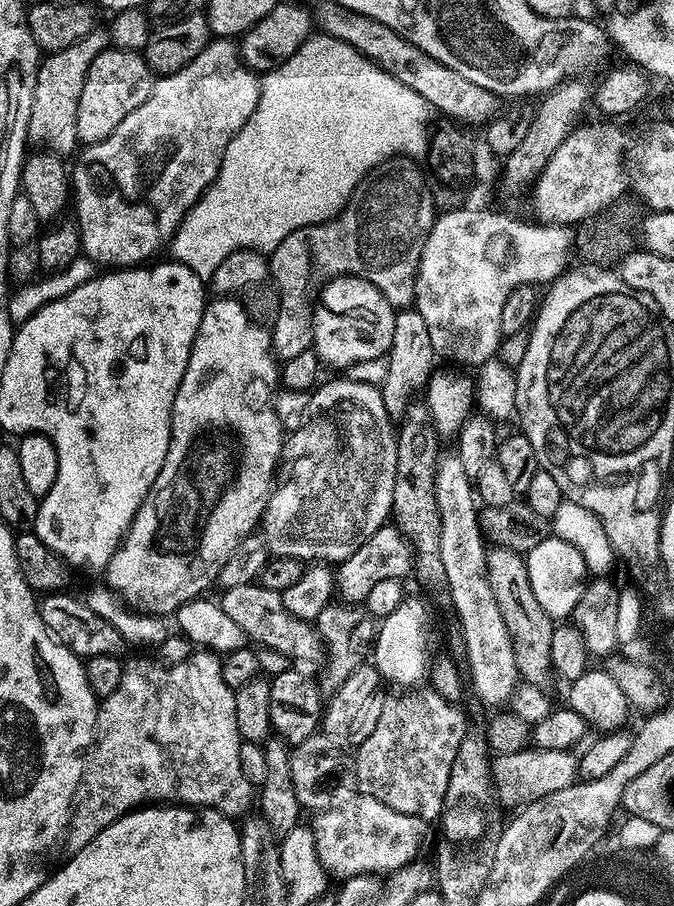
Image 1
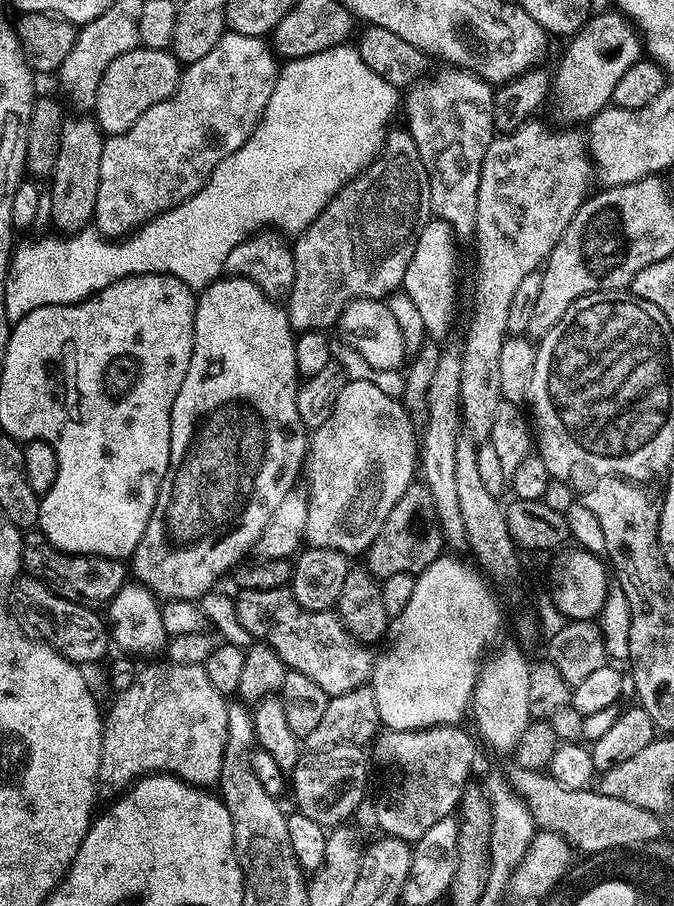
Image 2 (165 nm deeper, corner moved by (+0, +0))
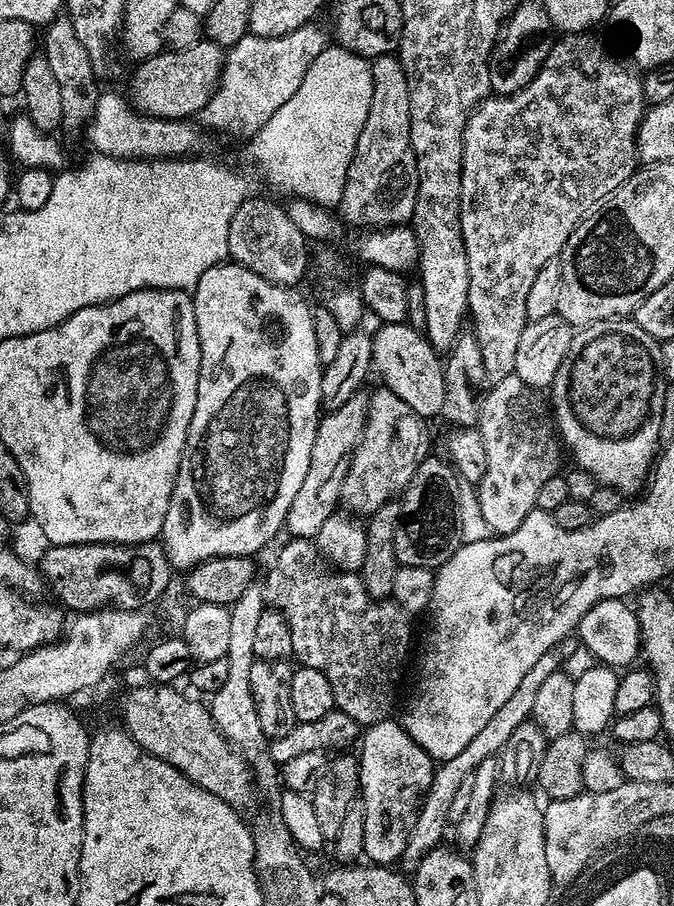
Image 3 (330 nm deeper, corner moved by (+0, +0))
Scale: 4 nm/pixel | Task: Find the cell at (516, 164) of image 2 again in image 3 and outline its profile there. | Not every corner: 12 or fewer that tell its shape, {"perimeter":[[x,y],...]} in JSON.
{"perimeter":[[553,43],[464,131],[468,316],[489,385],[526,298],[629,180],[641,77]]}

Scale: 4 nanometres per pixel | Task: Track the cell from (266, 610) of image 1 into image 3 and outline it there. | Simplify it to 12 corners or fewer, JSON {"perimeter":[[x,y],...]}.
{"perimeter":[[292,538],[262,580],[336,708],[389,719],[409,613]]}

